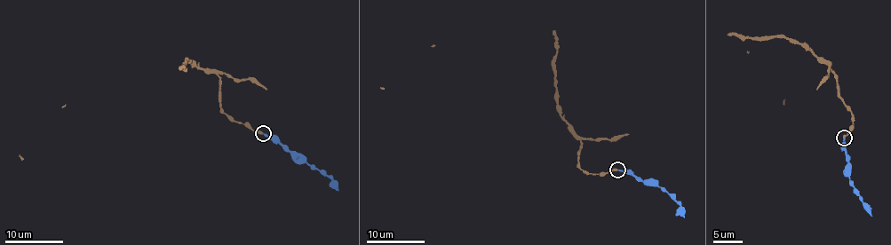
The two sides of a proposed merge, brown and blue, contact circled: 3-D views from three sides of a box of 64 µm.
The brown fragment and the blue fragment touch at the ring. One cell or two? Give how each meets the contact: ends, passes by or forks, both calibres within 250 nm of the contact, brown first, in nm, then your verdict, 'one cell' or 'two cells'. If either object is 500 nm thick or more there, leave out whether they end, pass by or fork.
brown ends | blue ends | 340/190 nm | one cell

